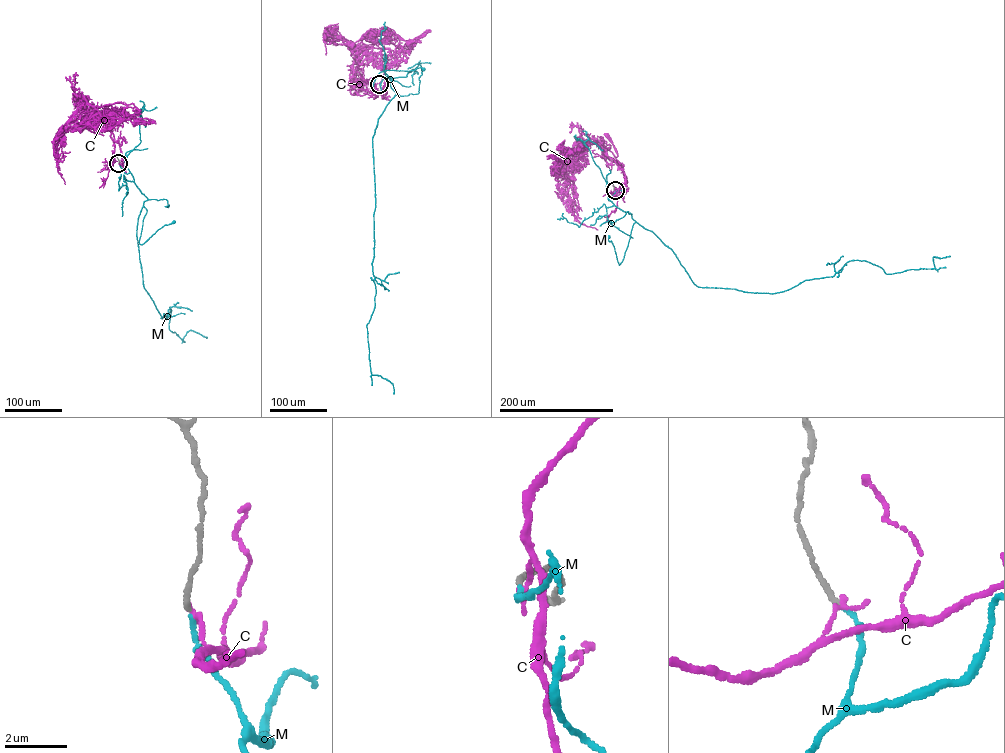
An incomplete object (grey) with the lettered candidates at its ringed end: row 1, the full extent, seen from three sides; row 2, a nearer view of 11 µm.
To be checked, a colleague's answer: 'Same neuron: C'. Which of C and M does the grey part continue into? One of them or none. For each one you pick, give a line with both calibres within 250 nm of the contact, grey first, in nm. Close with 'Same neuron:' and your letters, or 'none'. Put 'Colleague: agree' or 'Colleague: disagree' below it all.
M: 170 nm thick on the grey side, 120 nm on the other
Same neuron: M
Colleague: disagree

